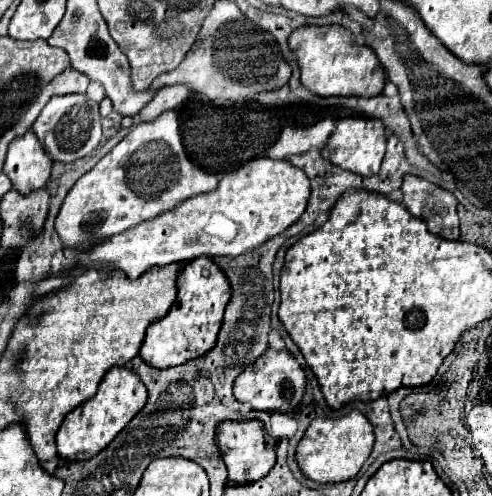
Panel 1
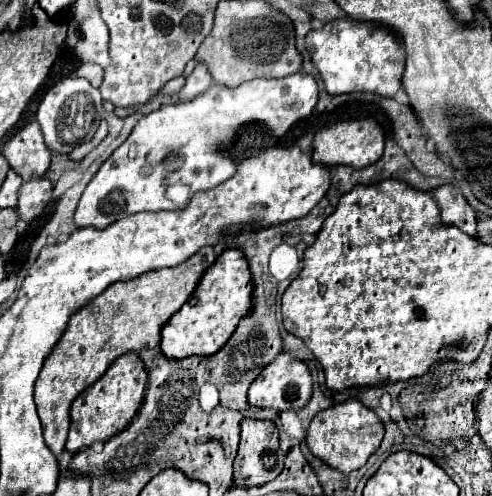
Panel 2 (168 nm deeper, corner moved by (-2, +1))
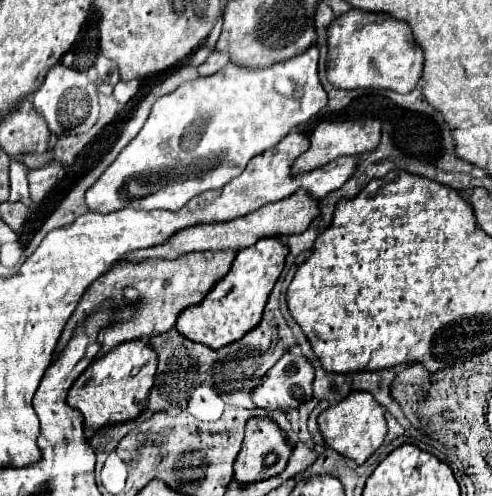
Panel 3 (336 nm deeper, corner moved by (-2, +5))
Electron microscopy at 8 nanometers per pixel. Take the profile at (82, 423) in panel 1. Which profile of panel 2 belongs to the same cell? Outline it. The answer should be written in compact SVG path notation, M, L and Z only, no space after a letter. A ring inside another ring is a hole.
M128 353L124 357L118 357L108 371L80 397L74 399L72 409L70 409L70 433L66 441L66 451L78 453L82 449L92 447L94 443L104 443L116 433L124 431L132 419L136 417L142 399L144 399L144 389L146 389L146 369L144 363L140 361L138 353Z

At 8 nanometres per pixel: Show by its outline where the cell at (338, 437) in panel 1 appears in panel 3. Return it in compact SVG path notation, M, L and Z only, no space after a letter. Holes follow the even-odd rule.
M352 391L346 399L342 399L336 405L330 405L326 411L318 417L318 427L322 431L324 441L328 447L338 451L340 455L356 461L362 465L384 441L386 437L386 419L380 403L372 397L372 393L366 391Z

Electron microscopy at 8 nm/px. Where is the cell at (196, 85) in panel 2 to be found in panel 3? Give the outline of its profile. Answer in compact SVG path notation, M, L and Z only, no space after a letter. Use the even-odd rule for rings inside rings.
M212 51L212 53L208 55L208 59L198 67L198 71L200 71L200 75L214 75L214 73L218 73L226 63L228 63L228 53Z

